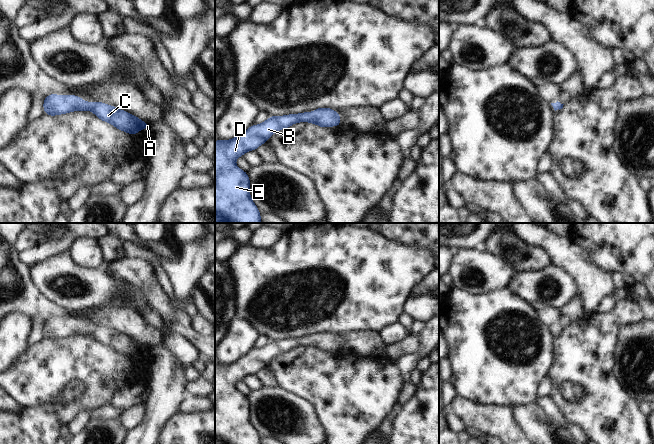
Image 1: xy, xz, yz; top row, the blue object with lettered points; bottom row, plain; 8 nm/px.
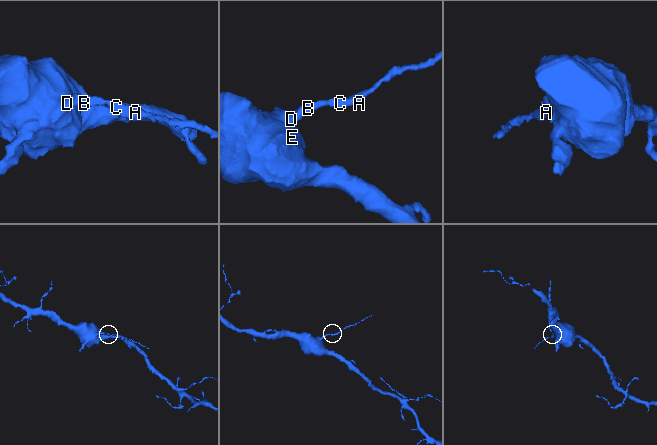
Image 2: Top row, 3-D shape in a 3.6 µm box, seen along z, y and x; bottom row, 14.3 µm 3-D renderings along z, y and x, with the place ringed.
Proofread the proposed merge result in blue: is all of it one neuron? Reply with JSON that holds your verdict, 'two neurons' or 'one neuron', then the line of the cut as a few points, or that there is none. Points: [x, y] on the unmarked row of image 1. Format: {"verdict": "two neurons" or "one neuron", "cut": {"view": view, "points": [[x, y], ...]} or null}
{"verdict": "one neuron", "cut": null}

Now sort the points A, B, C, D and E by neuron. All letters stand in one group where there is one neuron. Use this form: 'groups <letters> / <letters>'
groups A B C D E

